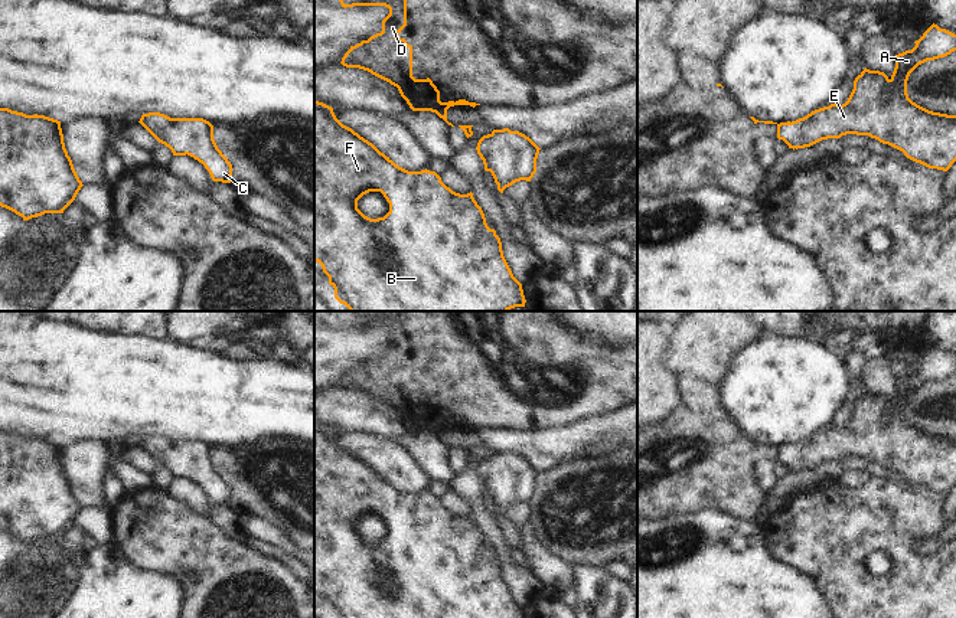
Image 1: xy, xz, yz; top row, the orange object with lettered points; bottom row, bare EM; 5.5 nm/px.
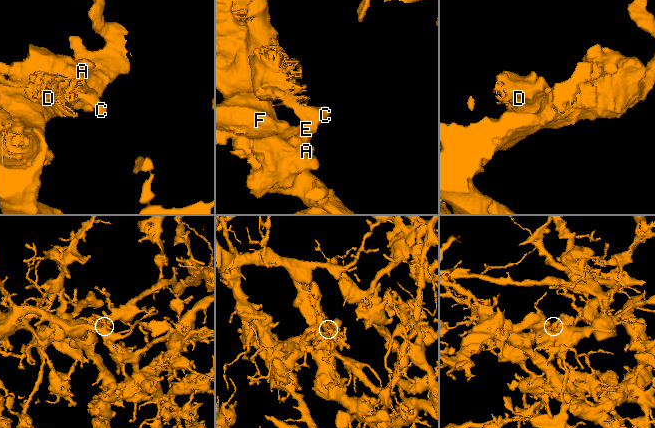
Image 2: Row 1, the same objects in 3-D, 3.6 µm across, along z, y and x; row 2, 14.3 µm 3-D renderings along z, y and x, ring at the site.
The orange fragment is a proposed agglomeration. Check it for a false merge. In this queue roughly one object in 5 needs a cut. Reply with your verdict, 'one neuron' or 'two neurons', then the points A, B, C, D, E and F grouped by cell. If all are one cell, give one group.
one neuron; groups A B C D E F

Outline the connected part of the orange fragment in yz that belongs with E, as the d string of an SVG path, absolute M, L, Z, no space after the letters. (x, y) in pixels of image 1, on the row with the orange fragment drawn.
M931 24L923 36L914 42L916 46L911 50L906 50L903 53L895 55L895 68L893 75L888 78L884 72L864 69L854 81L854 89L848 98L848 101L842 105L831 104L829 107L823 107L812 111L803 118L787 122L773 122L773 121L758 121L754 117L750 117L754 124L776 124L777 125L777 138L783 140L789 148L805 148L810 147L822 140L828 138L841 138L846 134L857 135L869 135L871 138L878 140L882 144L888 144L900 151L904 156L916 163L920 163L929 169L937 169L947 171L952 164L956 161L956 115L947 115L940 112L929 111L908 98L907 94L907 81L910 73L921 63L927 61L934 61L939 58L944 58L956 50L956 35L940 29L937 24Z

